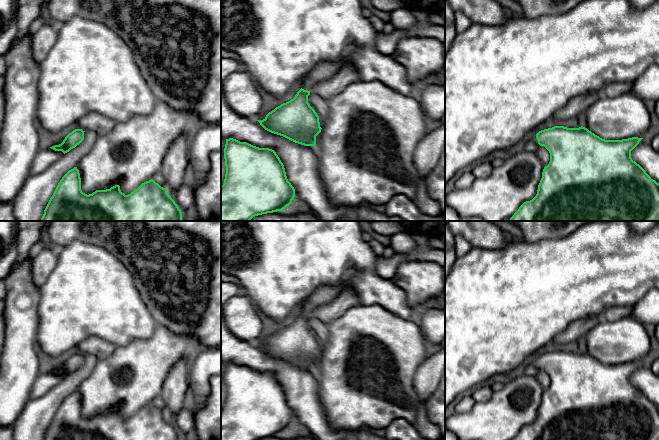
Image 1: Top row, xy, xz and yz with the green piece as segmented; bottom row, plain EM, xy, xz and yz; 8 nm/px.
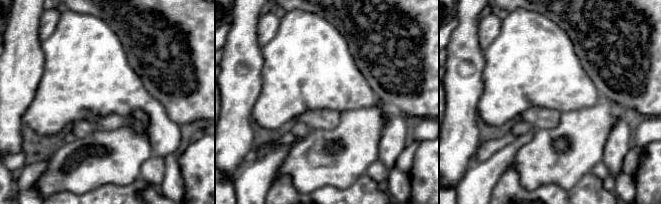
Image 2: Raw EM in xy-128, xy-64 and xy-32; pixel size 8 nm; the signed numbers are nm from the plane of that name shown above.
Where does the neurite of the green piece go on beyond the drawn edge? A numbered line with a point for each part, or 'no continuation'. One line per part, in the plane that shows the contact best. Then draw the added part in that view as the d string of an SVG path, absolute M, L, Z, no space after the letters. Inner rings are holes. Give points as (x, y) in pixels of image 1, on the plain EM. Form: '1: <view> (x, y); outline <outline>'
1: xz (323, 295); outline M341 286L319 287L302 305L301 312L310 315L314 308L332 302L341 293L341 291Z

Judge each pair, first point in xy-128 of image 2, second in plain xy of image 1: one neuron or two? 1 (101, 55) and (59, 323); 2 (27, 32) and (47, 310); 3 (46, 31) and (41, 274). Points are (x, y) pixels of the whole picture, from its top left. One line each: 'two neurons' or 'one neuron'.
1: one neuron
2: two neurons
3: one neuron

